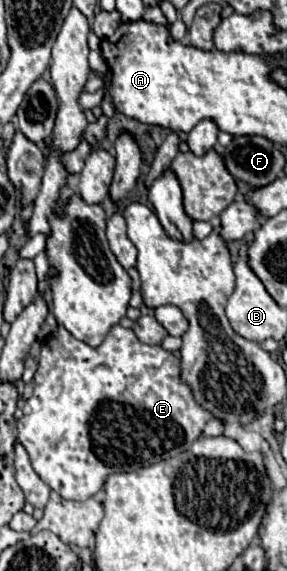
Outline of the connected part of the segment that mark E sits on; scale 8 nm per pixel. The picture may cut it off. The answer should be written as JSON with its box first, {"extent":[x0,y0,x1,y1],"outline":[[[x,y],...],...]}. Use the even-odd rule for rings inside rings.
{"extent":[17,325,211,501],"outline":[[[113,325],[109,329],[109,335],[103,339],[103,343],[99,347],[89,347],[87,343],[83,341],[77,341],[65,327],[57,327],[55,335],[45,343],[45,347],[41,349],[41,355],[39,355],[39,367],[35,371],[35,387],[33,387],[33,395],[25,401],[25,407],[23,407],[23,417],[17,421],[17,431],[19,431],[19,443],[27,449],[29,457],[31,457],[31,463],[33,463],[33,469],[37,471],[37,475],[53,489],[57,491],[61,497],[65,499],[73,499],[73,501],[83,501],[83,499],[89,499],[93,497],[97,491],[103,489],[105,485],[105,479],[113,473],[127,473],[127,471],[135,471],[139,467],[147,467],[151,463],[157,463],[157,461],[163,461],[163,459],[169,459],[169,457],[175,457],[183,451],[187,451],[191,447],[191,443],[201,435],[205,423],[211,419],[211,413],[201,409],[195,399],[193,399],[193,393],[187,385],[183,385],[179,381],[179,359],[165,351],[163,347],[159,345],[145,345],[141,343],[135,333],[131,329],[125,329],[121,325]]]}

